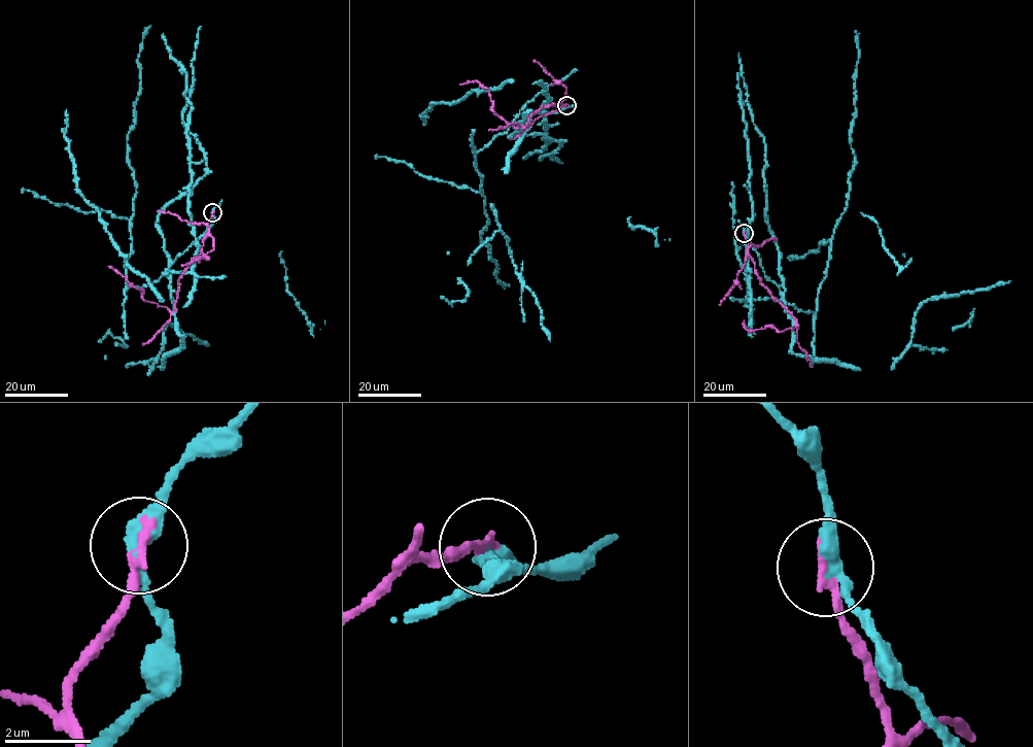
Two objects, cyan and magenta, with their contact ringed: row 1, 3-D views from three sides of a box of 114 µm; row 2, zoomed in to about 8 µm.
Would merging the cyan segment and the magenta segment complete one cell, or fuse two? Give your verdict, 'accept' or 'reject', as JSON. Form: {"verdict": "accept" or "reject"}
{"verdict": "reject"}

